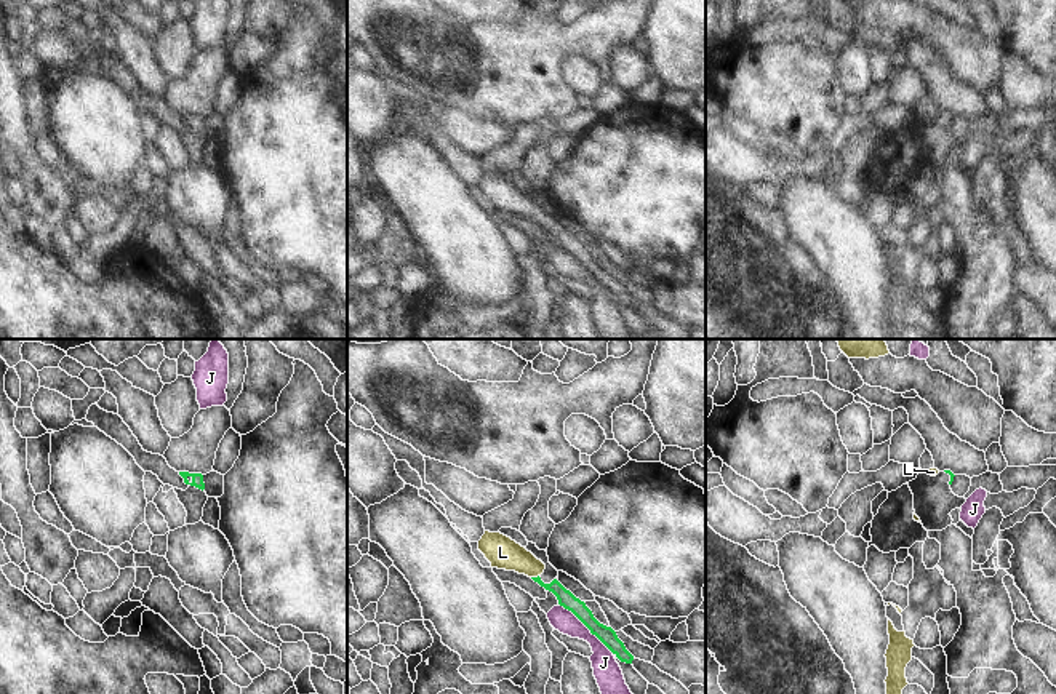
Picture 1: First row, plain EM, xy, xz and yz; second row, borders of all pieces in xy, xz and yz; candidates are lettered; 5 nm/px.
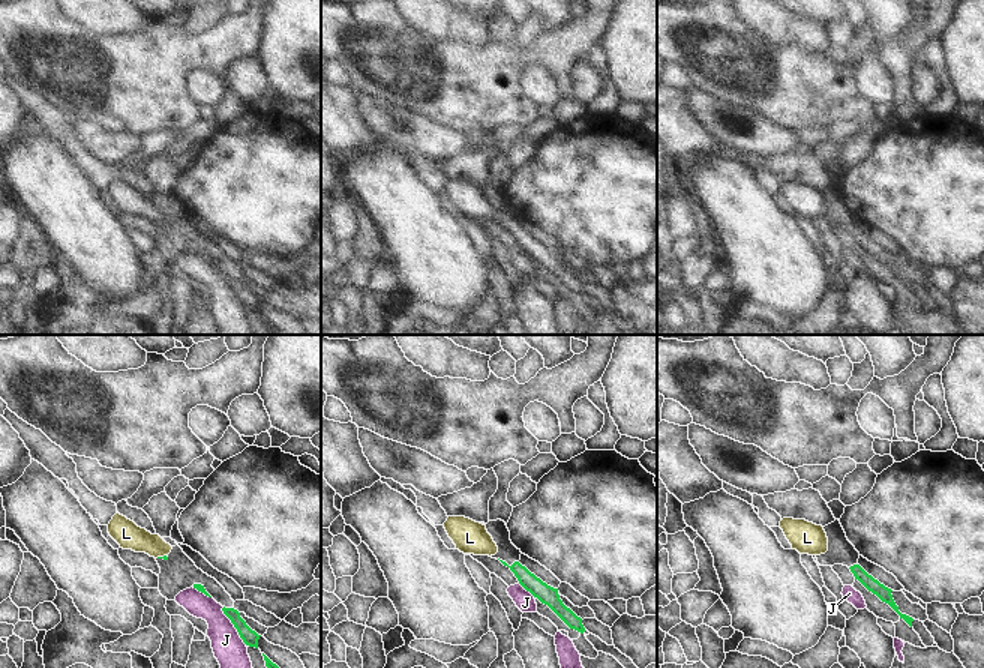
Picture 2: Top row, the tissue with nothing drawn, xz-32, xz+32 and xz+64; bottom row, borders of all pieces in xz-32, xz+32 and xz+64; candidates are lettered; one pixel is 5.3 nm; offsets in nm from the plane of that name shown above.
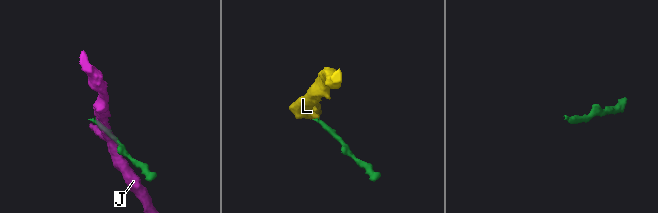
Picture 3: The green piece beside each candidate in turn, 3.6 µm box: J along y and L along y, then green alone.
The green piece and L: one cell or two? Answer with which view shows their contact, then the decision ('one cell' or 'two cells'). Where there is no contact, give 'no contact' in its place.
xz | one cell

